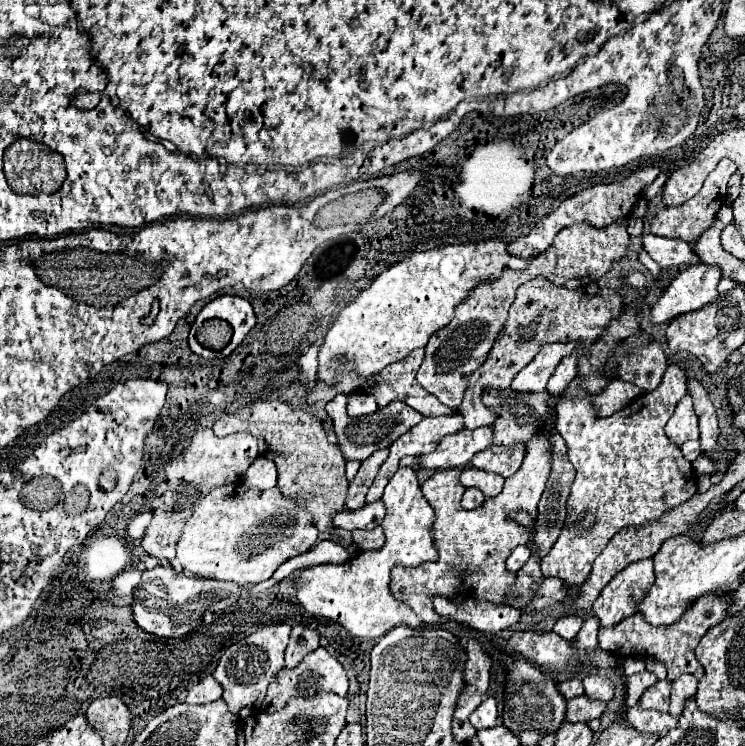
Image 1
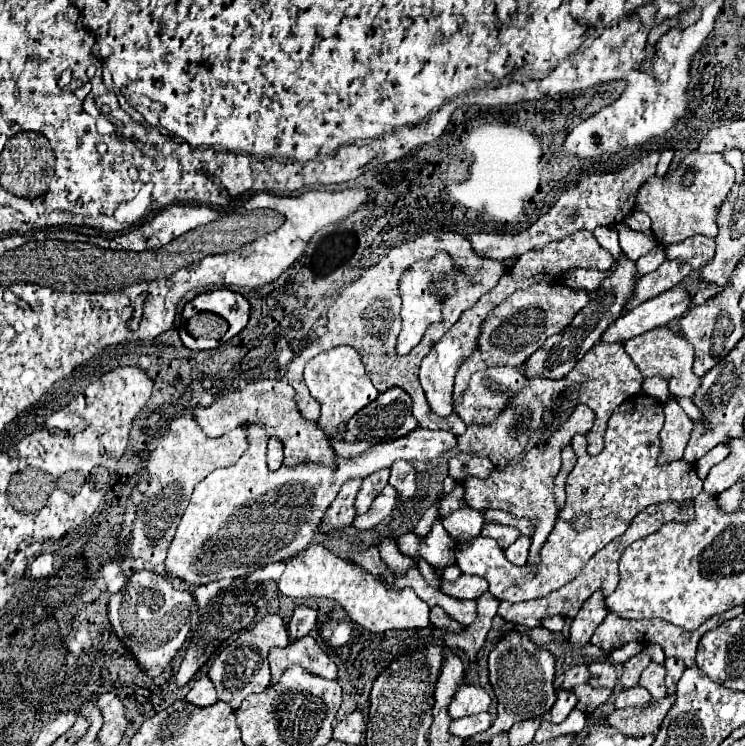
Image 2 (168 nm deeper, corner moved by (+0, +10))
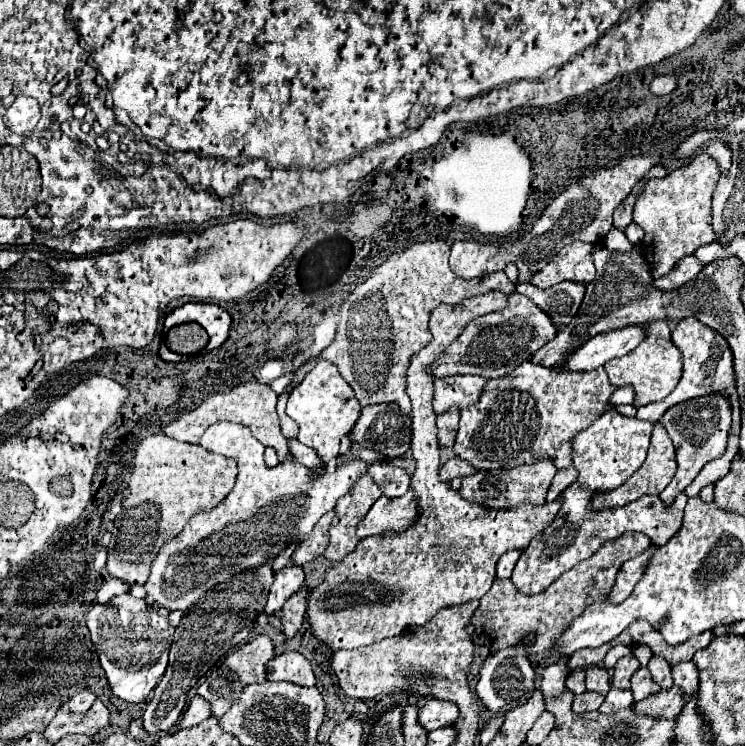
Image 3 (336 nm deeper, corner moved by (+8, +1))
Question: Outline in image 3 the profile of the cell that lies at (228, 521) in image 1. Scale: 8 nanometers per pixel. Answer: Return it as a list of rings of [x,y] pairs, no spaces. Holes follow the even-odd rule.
[[[230,421],[210,425],[200,437],[200,445],[206,451],[236,459],[238,477],[232,493],[212,513],[194,515],[180,535],[160,547],[152,561],[144,589],[158,607],[168,611],[186,611],[220,581],[276,557],[292,541],[302,541],[316,521],[332,511],[336,501],[366,473],[362,459],[350,459],[318,479],[310,479],[310,469],[298,461],[284,461],[270,469],[262,459],[262,443],[248,427]]]

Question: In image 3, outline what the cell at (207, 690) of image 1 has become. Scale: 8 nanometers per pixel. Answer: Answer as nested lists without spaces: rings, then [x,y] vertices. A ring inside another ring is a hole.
[[[194,695],[192,701],[188,703],[188,709],[184,711],[184,717],[182,717],[182,721],[180,721],[180,727],[182,727],[182,729],[194,727],[194,725],[206,721],[210,715],[212,715],[210,703],[208,703],[206,699],[202,699],[200,695]]]

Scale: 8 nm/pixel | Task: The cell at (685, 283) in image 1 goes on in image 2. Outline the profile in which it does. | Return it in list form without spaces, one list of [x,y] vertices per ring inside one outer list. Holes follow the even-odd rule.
[[[680,282],[680,286],[650,298],[612,322],[612,326],[608,326],[608,330],[602,334],[602,342],[626,342],[638,334],[666,326],[668,322],[682,318],[690,310],[690,304],[692,294],[684,282]]]

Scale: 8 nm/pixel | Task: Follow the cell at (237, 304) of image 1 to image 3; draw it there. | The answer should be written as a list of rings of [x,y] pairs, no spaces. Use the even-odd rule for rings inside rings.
[[[186,303],[166,315],[164,329],[180,325],[180,323],[198,323],[202,329],[206,329],[206,333],[210,337],[206,351],[212,351],[228,339],[232,317],[222,307],[216,307],[216,305]]]

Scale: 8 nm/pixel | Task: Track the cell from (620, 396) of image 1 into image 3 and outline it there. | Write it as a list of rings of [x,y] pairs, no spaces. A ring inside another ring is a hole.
[[[550,459],[538,461],[534,465],[522,465],[514,469],[494,469],[494,471],[478,471],[462,481],[460,495],[468,501],[482,503],[490,509],[510,509],[524,503],[538,503],[542,505],[546,499],[548,485],[556,475],[556,467]]]

